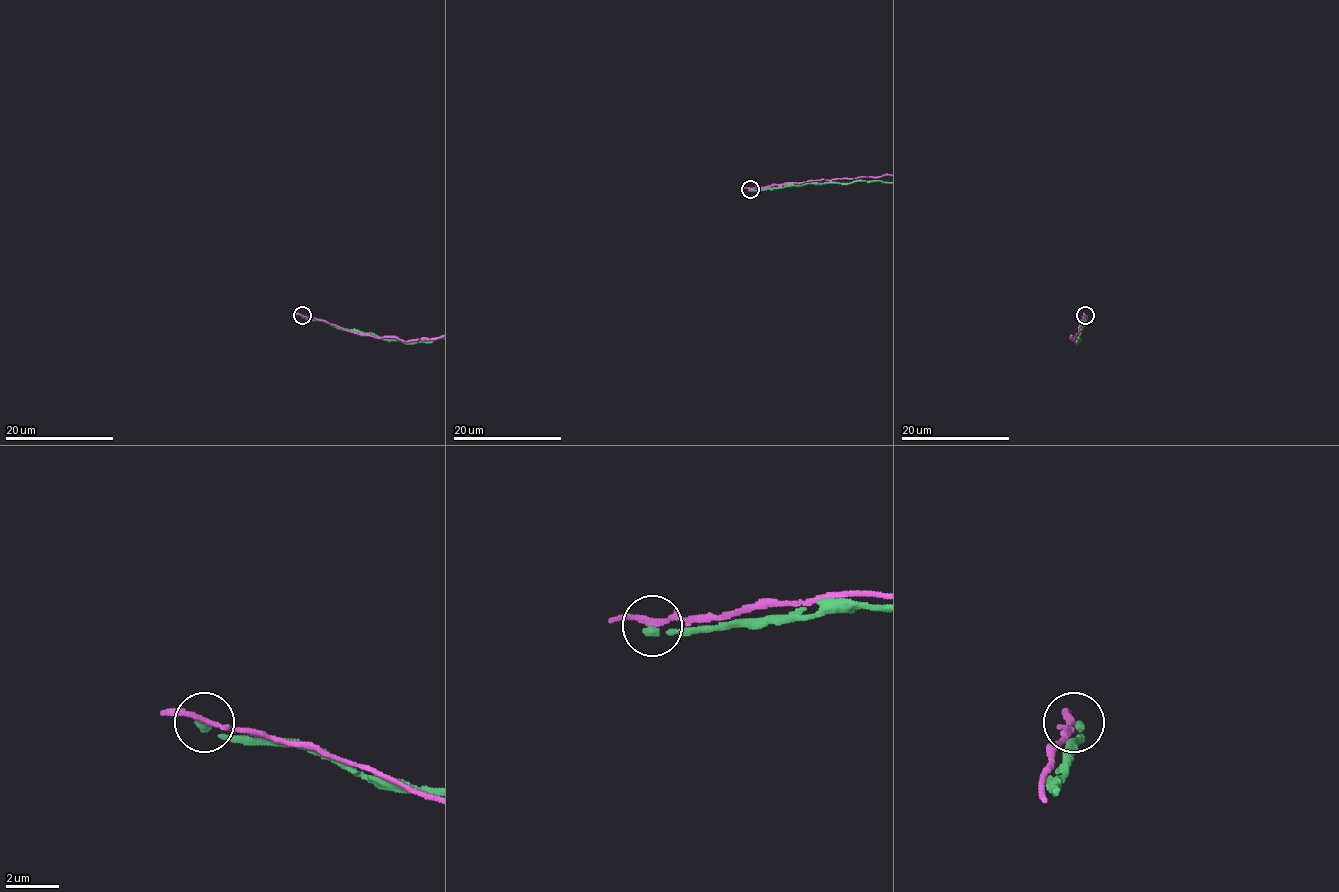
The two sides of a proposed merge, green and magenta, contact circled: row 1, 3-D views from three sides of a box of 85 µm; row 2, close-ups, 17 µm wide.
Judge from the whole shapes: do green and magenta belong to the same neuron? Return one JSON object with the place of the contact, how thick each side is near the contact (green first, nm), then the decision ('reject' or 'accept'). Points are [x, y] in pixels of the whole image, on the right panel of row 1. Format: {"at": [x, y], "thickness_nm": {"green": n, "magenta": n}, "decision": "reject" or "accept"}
{"at": [1085, 315], "thickness_nm": {"green": 240, "magenta": 190}, "decision": "reject"}

